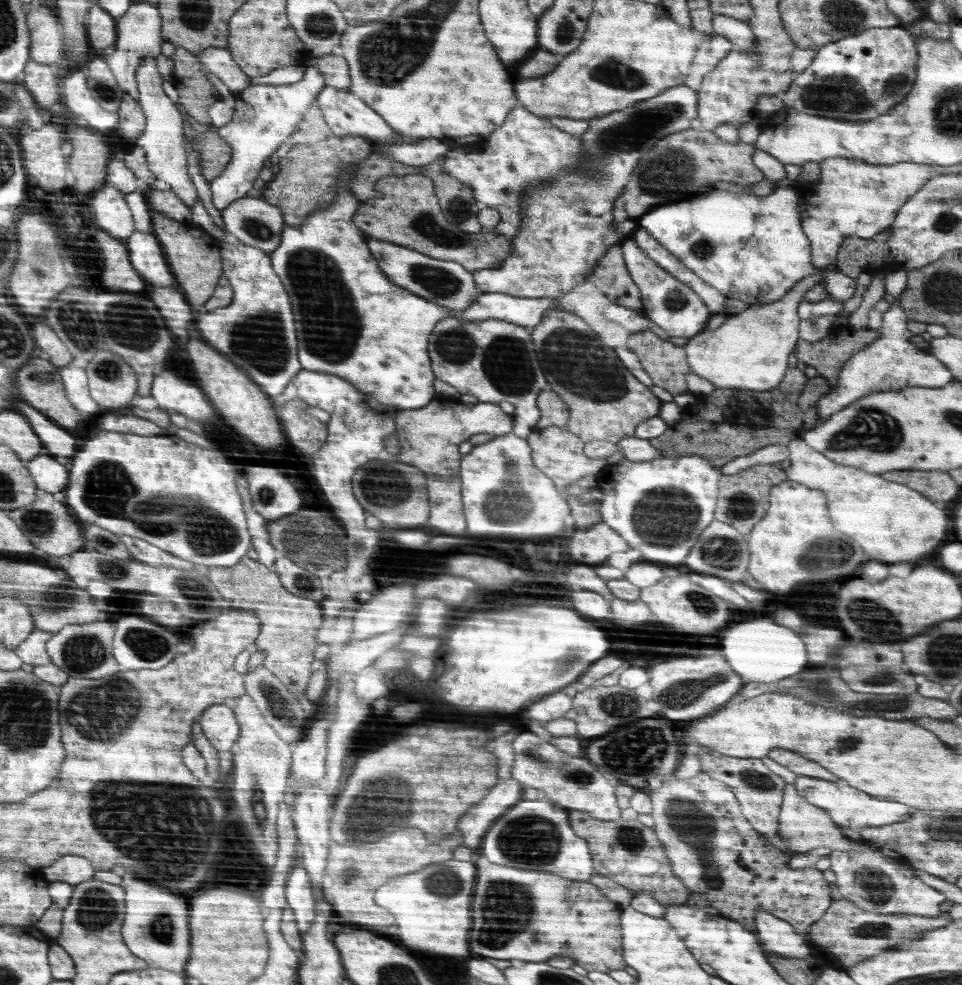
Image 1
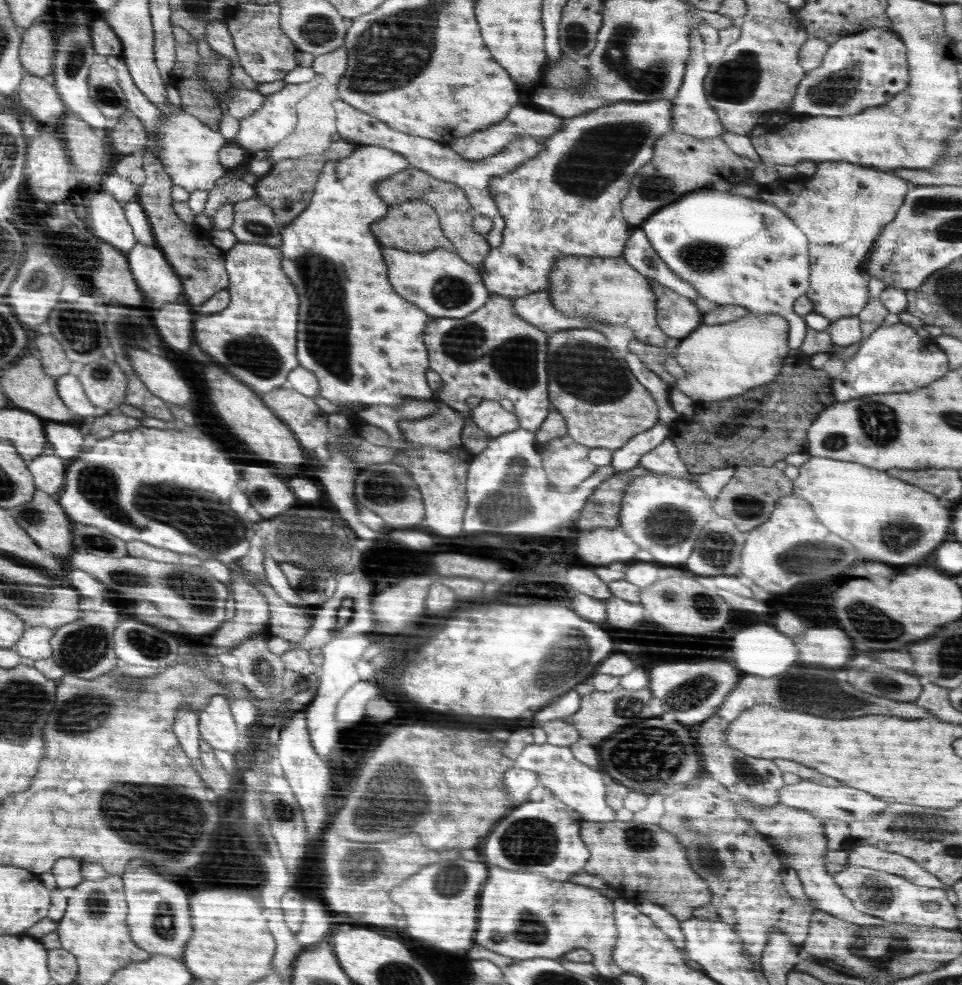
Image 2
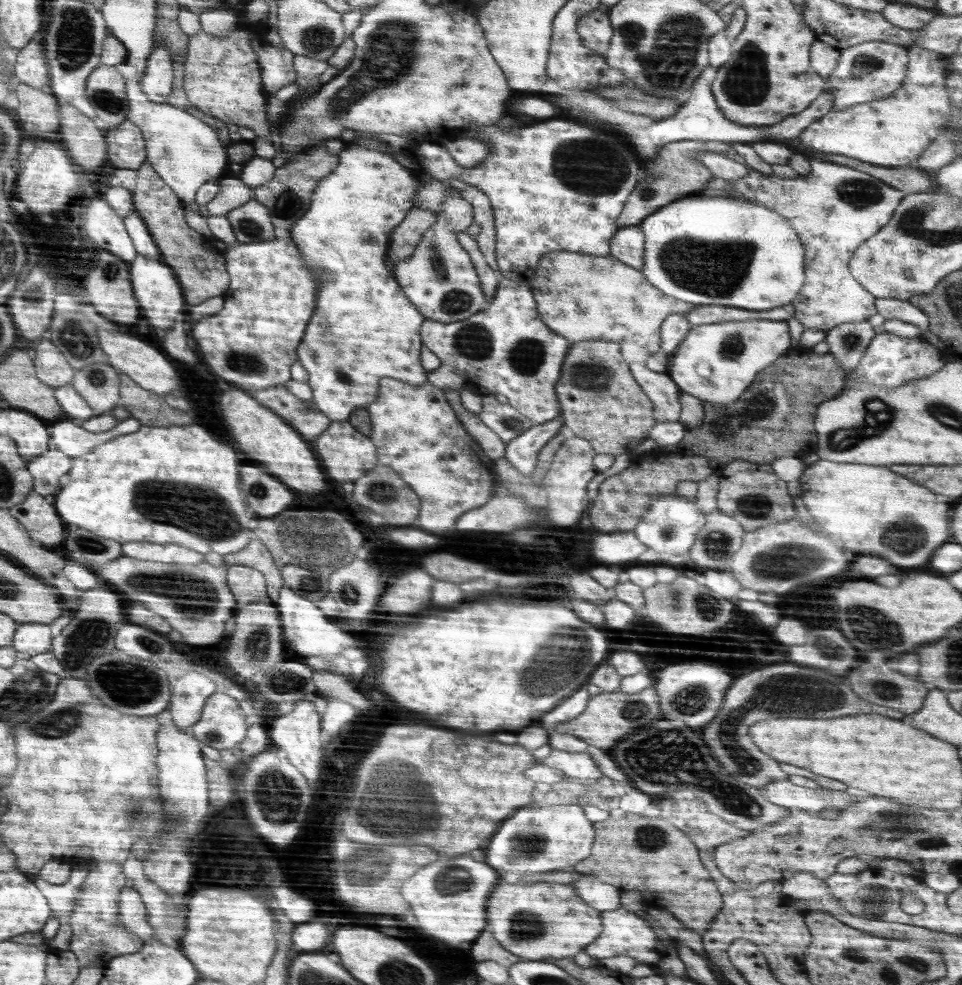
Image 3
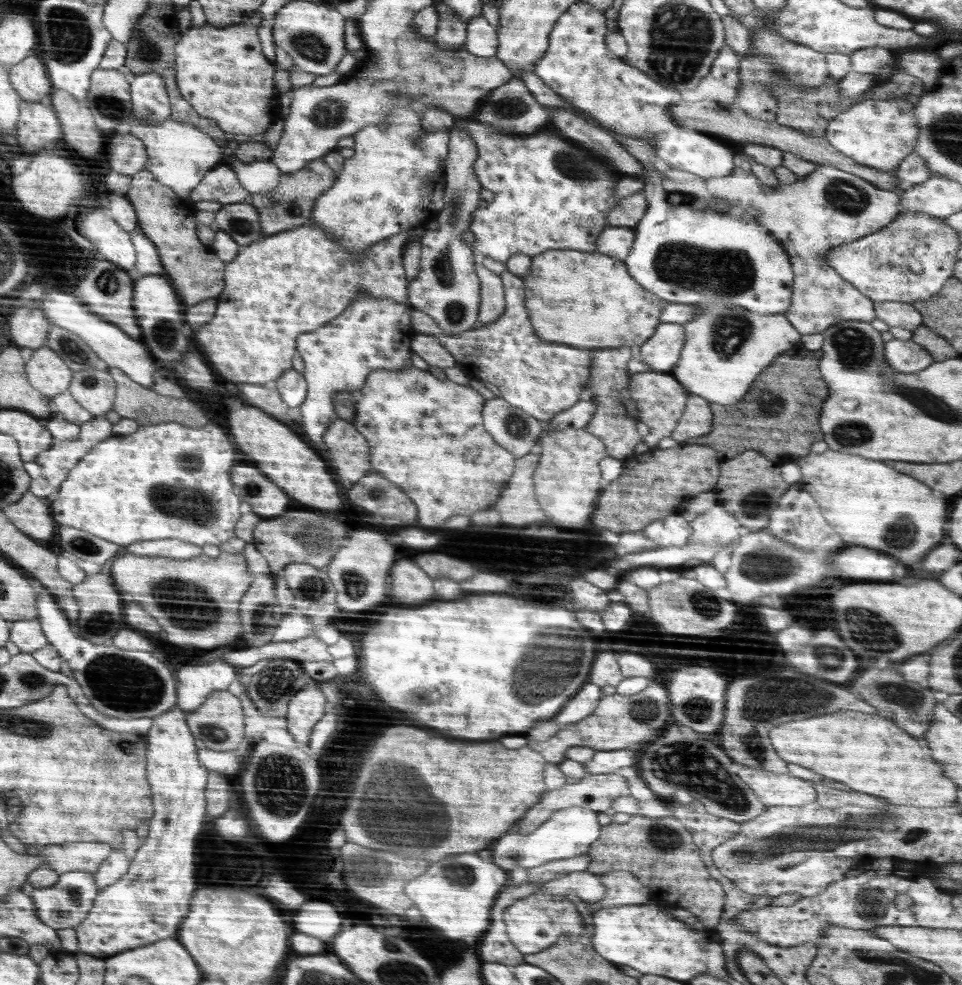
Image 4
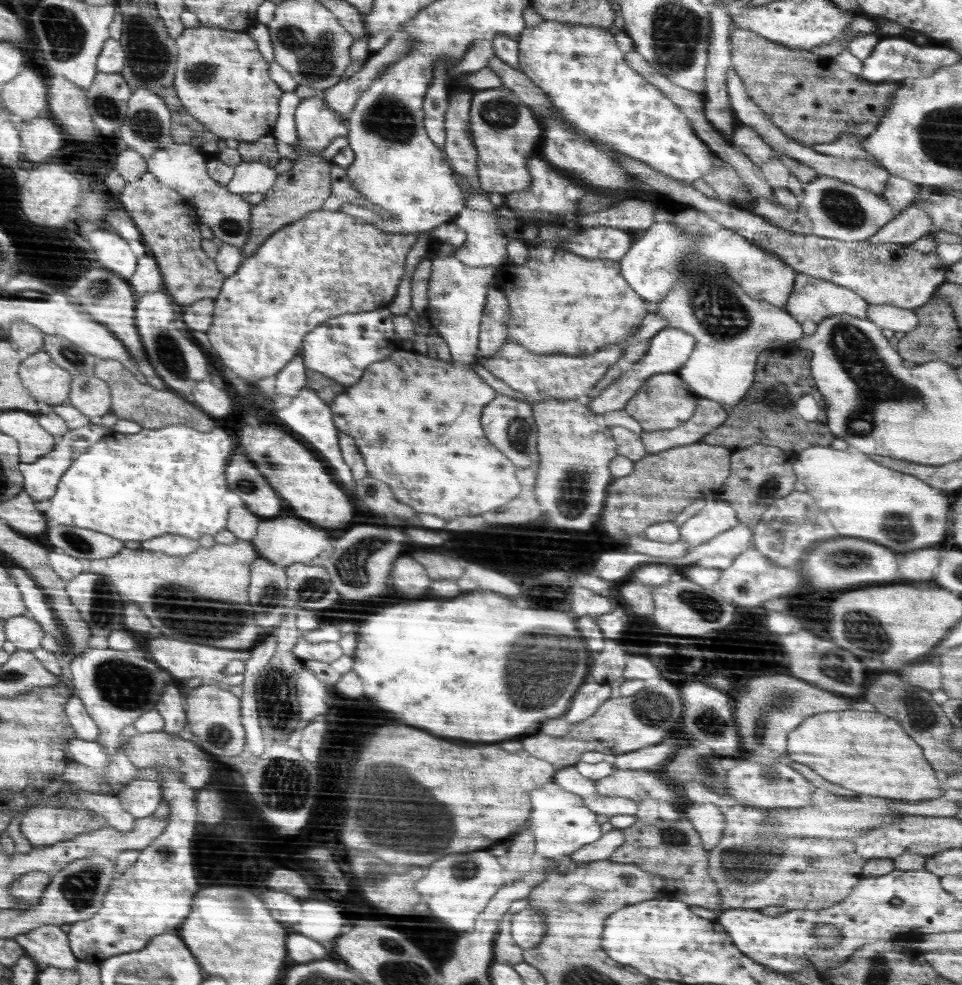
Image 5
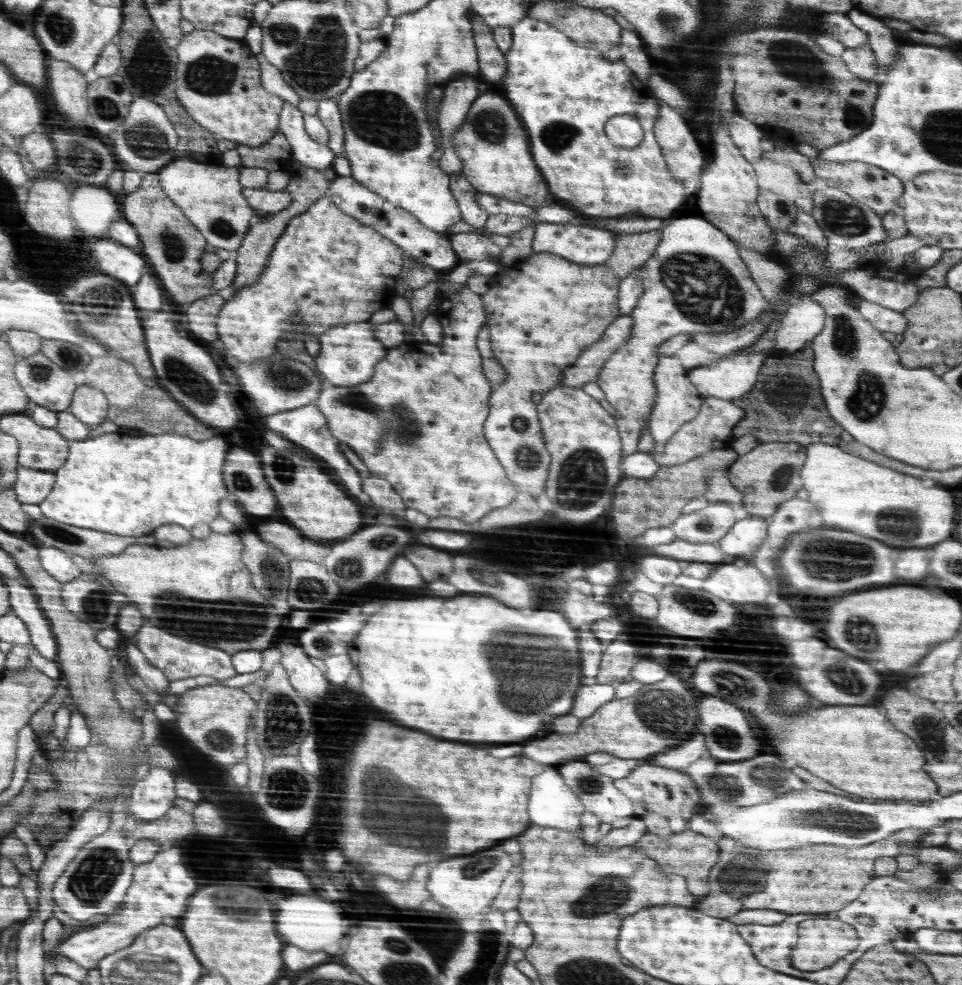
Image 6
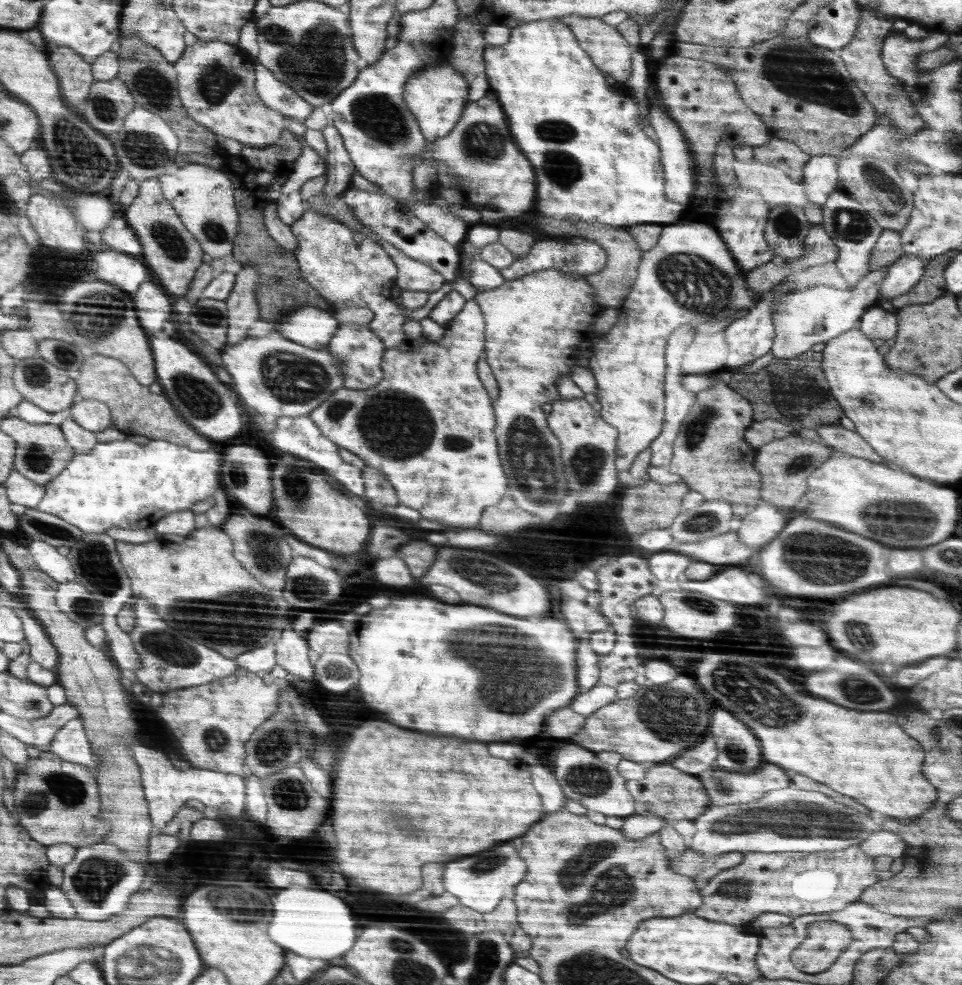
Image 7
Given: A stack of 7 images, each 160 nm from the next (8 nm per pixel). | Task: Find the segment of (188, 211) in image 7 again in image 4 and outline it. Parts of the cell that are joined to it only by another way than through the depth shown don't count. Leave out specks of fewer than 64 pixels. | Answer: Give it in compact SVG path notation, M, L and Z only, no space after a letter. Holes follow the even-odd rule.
M132 114L126 120L130 124L130 135L144 143L148 155L147 169L156 176L158 182L169 186L182 200L187 200L208 170L220 164L222 152L217 142L197 127L176 122L171 116L156 126L142 124L140 121ZM248 201L222 205L213 222L242 246L252 245L264 236L257 207Z

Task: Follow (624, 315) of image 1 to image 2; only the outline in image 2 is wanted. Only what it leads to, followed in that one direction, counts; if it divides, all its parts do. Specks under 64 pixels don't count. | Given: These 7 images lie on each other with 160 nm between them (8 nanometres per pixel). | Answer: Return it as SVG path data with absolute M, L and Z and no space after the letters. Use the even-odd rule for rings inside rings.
M547 291L515 297L513 311L520 318L527 320L532 326L536 326L550 334L554 334L559 330L581 329L593 324L592 321L584 317L563 315L563 312L555 308L551 301L550 293Z

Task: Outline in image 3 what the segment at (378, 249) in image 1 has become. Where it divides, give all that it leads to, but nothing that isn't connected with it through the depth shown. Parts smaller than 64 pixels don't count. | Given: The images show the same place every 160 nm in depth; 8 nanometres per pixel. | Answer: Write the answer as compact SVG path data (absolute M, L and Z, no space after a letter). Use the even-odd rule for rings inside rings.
M450 186L437 214L437 224L425 233L413 256L406 261L394 260L397 274L393 277L426 319L443 323L463 321L488 305L469 254L457 241L457 234L472 223L472 205Z

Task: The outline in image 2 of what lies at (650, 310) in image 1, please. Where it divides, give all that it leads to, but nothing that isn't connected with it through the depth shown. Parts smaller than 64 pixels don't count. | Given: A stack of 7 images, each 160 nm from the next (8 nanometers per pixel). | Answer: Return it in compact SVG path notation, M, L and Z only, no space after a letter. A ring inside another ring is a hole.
M650 277L647 281L657 296L658 326L670 338L683 340L702 324L703 313L697 309L693 299L683 297Z

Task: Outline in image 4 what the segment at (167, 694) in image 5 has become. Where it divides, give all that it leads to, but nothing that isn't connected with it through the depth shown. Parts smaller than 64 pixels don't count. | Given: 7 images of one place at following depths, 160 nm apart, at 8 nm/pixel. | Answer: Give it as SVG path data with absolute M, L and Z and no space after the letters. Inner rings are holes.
M173 706L168 712L153 718L152 726L146 733L148 741L148 781L153 791L153 809L156 811L149 820L148 836L136 851L130 868L124 877L113 885L101 890L87 917L75 928L78 954L88 954L102 960L119 952L153 945L158 940L170 938L178 932L180 922L190 912L190 898L196 890L194 880L194 840L200 832L206 816L206 767L197 757L198 748L194 735L188 730L188 714Z

